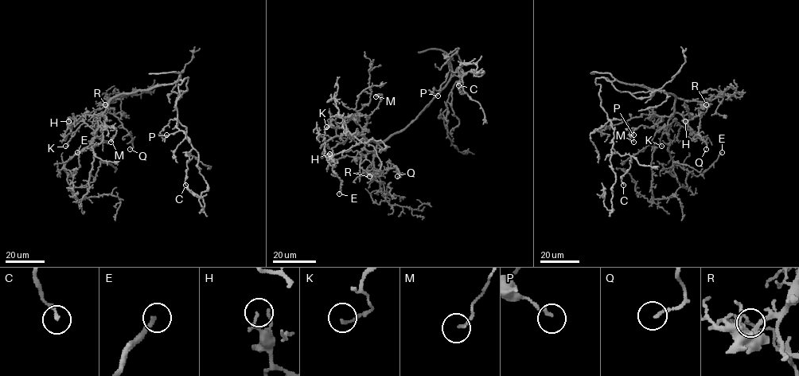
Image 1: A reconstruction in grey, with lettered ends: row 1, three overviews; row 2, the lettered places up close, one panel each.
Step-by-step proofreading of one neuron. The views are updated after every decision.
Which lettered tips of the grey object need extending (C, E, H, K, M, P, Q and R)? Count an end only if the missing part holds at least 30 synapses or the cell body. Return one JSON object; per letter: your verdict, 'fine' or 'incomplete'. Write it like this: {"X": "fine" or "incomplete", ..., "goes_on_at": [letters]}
{"C": "fine", "E": "fine", "H": "fine", "K": "fine", "M": "fine", "P": "fine", "Q": "fine", "R": "fine", "goes_on_at": []}

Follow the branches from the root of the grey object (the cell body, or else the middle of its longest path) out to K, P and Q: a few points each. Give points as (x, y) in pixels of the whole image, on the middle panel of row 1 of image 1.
K: (423, 108), (404, 128), (379, 142), (368, 141), (358, 132), (343, 138), (336, 134), (335, 127), (326, 127)
P: (423, 108), (461, 64), (457, 54), (447, 60), (449, 72), (441, 88), (430, 92), (438, 95)
Q: (423, 108), (404, 128), (376, 146), (372, 174), (372, 169), (382, 171), (396, 167), (400, 177), (397, 176)

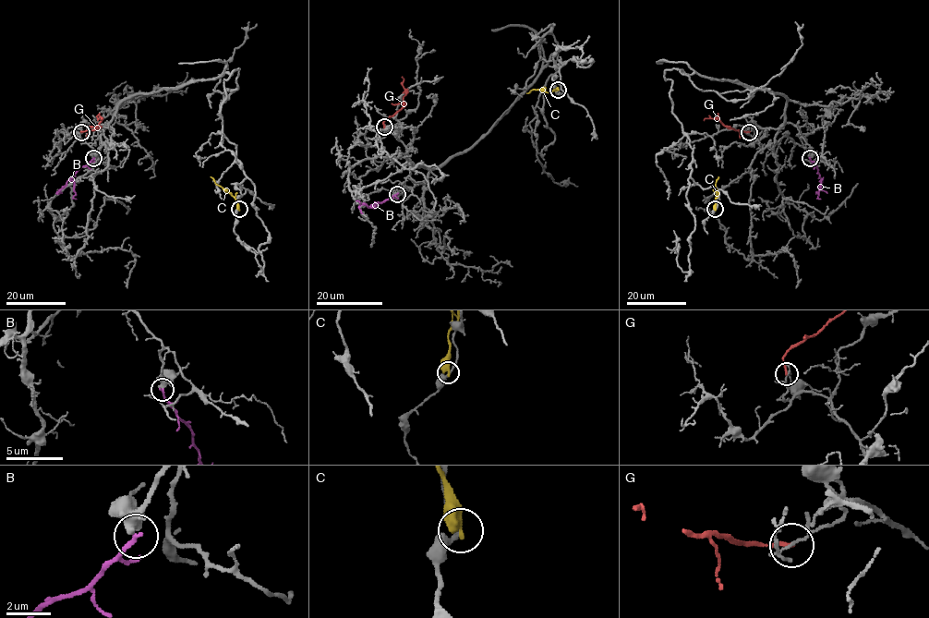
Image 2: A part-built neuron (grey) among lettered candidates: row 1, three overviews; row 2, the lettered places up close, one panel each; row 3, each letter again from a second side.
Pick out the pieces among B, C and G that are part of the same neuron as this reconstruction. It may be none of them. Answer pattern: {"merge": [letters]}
{"merge": ["B"]}

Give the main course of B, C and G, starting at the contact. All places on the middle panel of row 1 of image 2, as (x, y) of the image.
B: (397, 194), (369, 207), (361, 204), (359, 208), (362, 213)
C: (558, 90), (550, 92), (532, 90), (526, 92)
G: (384, 127), (383, 123), (403, 107), (402, 76)

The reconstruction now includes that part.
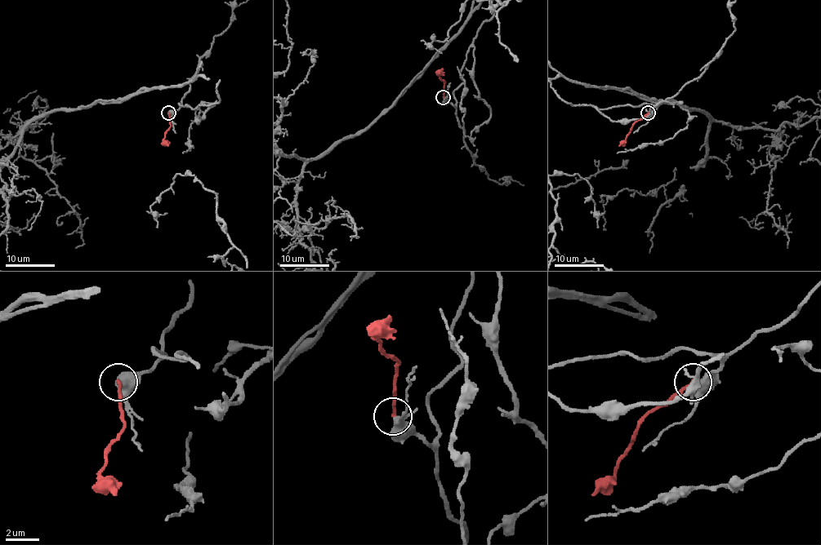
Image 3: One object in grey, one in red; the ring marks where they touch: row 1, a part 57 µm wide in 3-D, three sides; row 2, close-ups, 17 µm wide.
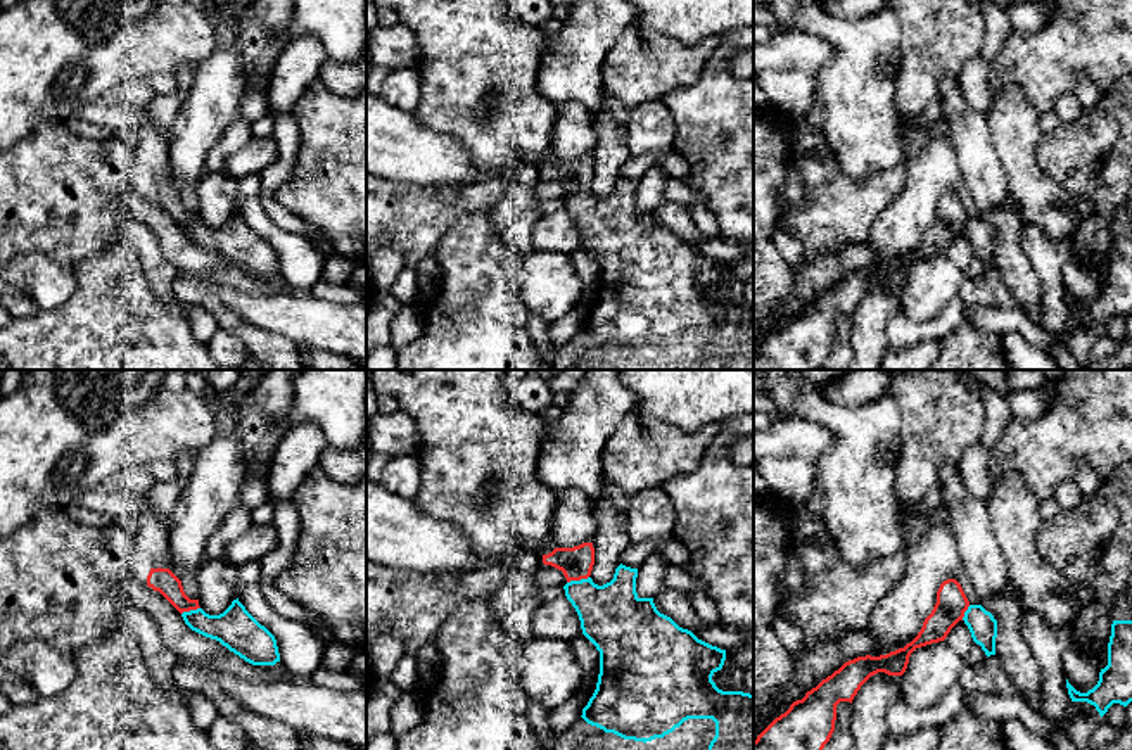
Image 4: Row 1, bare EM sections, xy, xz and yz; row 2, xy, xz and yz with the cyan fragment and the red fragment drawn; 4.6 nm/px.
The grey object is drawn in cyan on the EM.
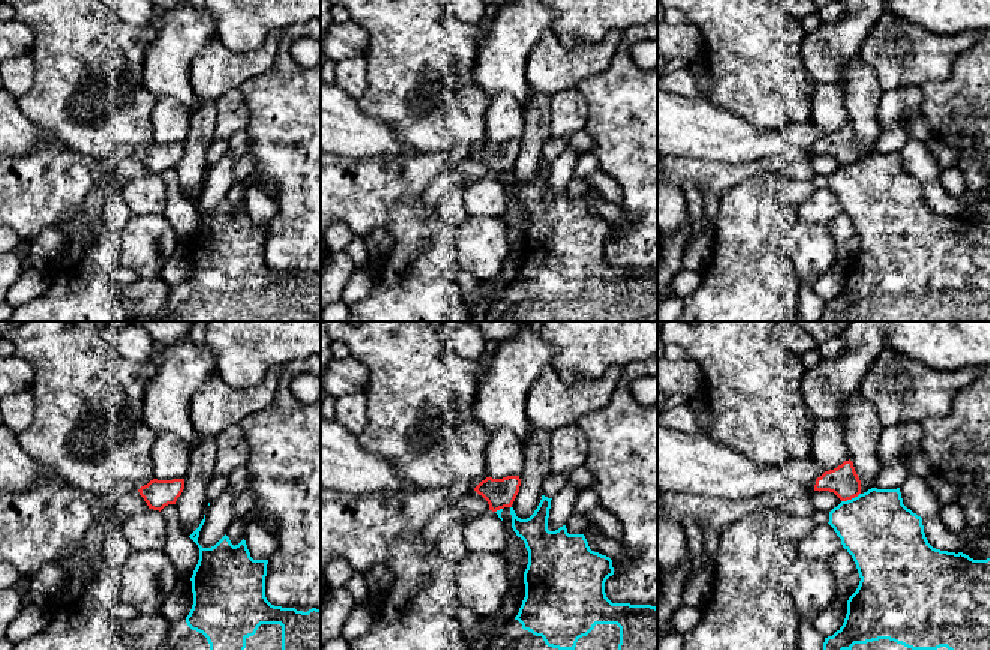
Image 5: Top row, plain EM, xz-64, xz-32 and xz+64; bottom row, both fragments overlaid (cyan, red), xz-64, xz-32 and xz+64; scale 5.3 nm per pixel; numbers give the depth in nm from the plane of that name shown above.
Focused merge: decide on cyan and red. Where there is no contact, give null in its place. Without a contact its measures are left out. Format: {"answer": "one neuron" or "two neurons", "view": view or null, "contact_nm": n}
{"answer": "two neurons", "view": "xz", "contact_nm": 110}

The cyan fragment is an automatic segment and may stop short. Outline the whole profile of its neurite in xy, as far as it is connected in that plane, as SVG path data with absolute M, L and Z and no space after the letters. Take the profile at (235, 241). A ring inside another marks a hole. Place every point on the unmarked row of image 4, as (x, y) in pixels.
M238 211L219 228L197 221L183 225L181 230L192 244L219 254L252 278L280 275L275 249L245 223Z

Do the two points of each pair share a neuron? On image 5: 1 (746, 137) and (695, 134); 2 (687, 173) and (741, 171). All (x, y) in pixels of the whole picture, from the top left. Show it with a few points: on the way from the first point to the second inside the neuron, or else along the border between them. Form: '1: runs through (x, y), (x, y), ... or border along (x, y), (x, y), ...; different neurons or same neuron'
1: runs through (734, 137), (707, 134); same neuron
2: runs through (701, 173), (728, 173); same neuron

